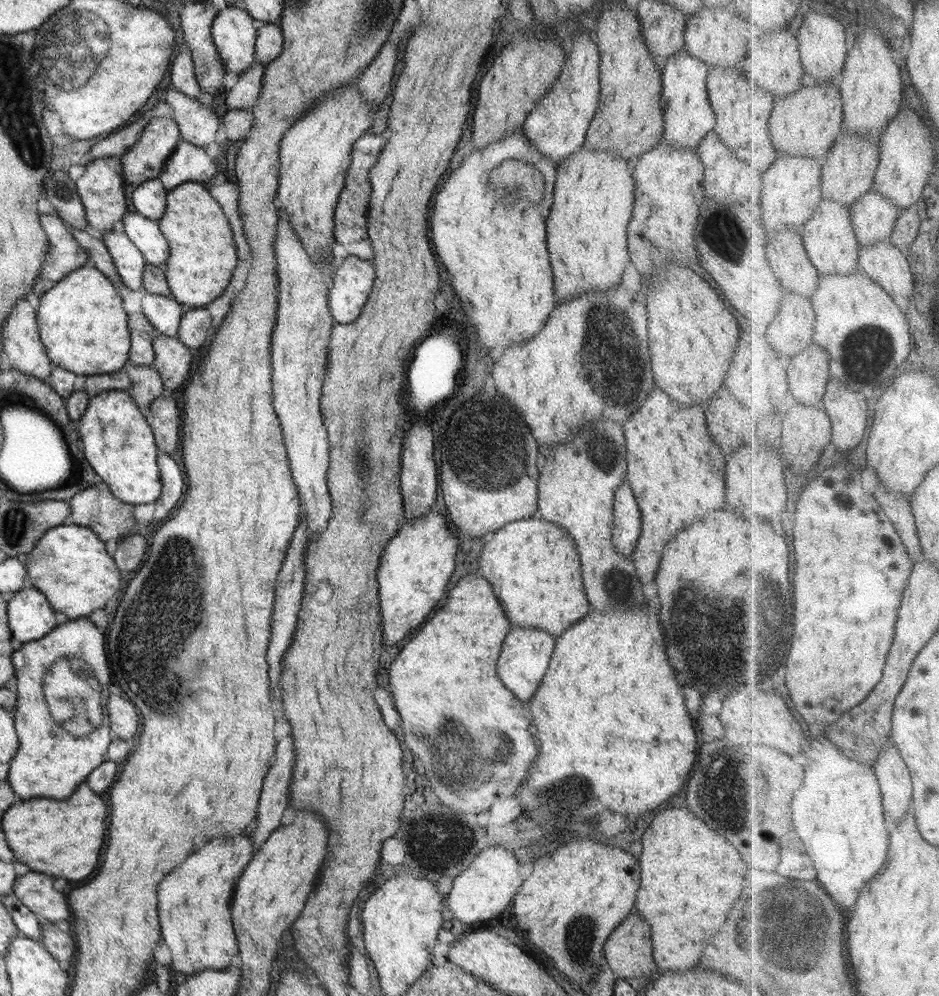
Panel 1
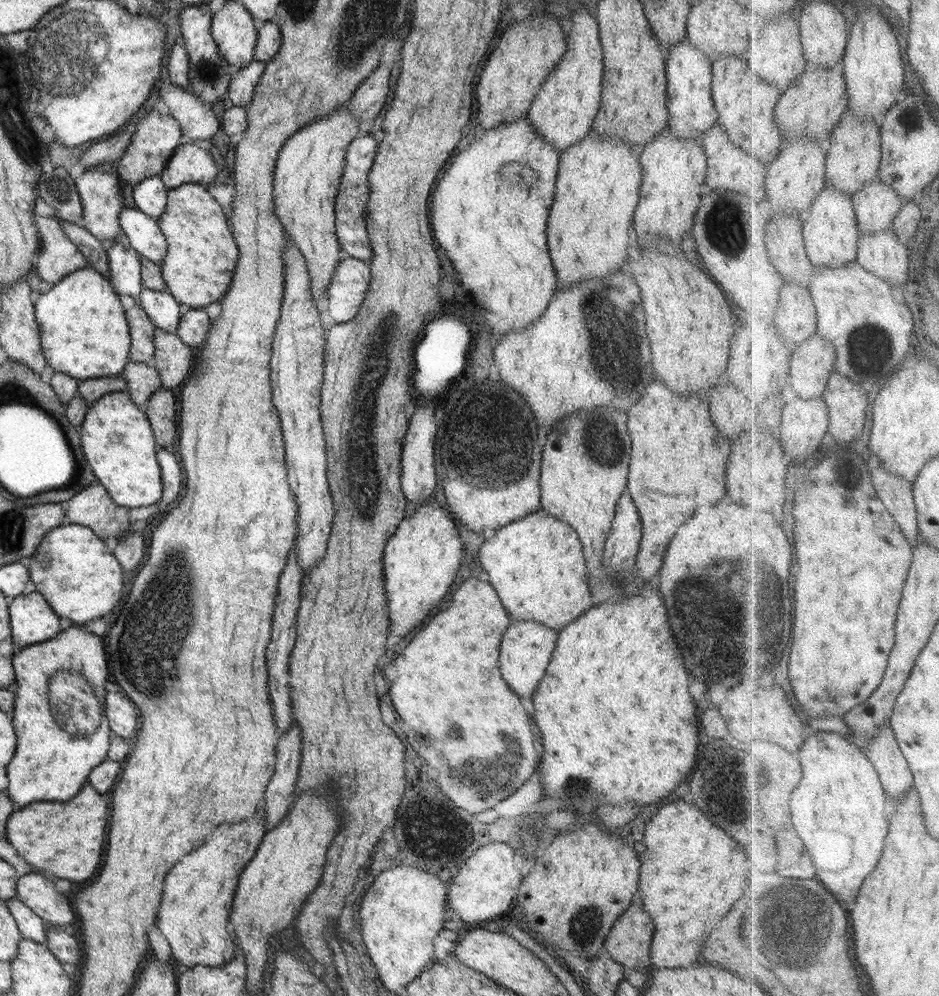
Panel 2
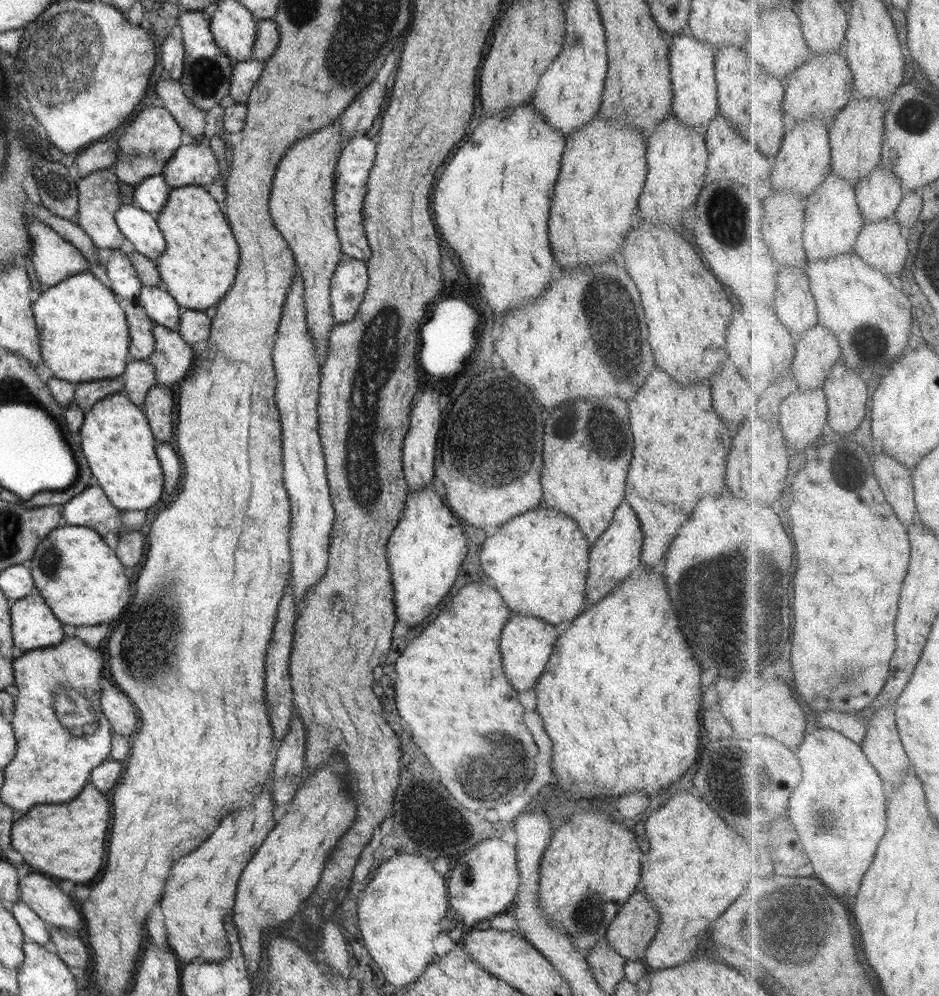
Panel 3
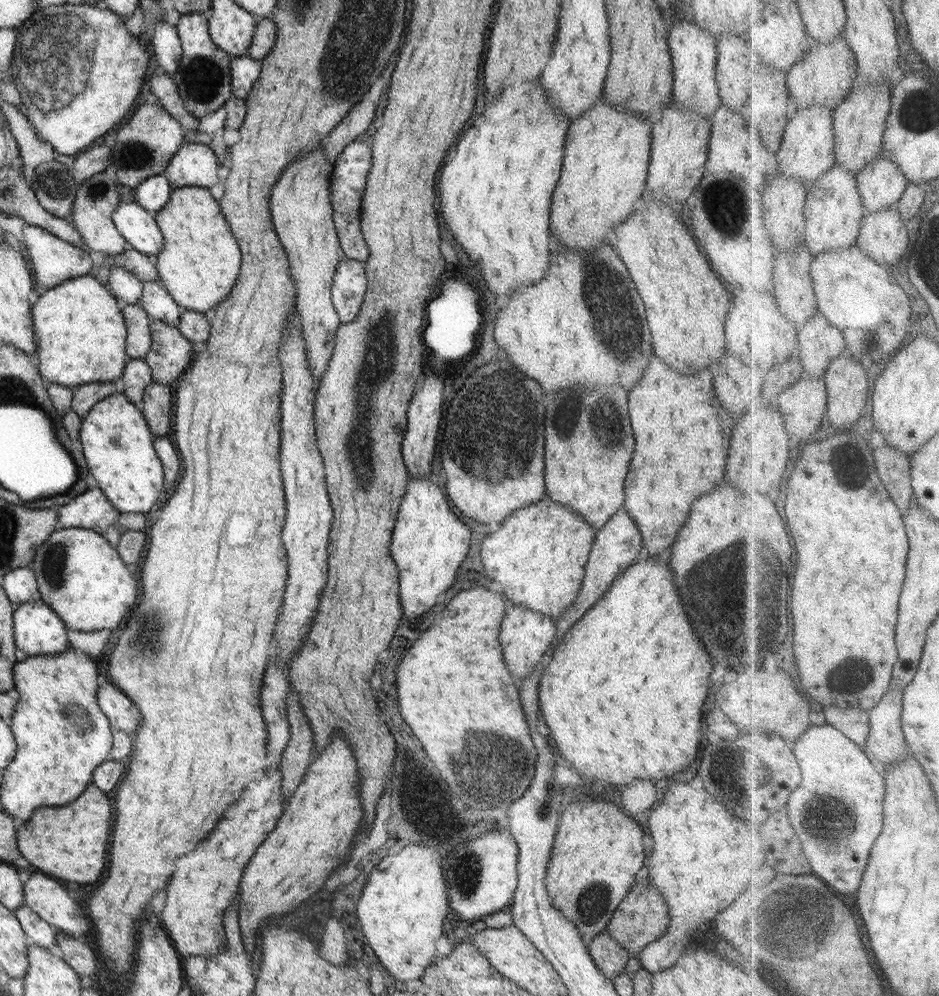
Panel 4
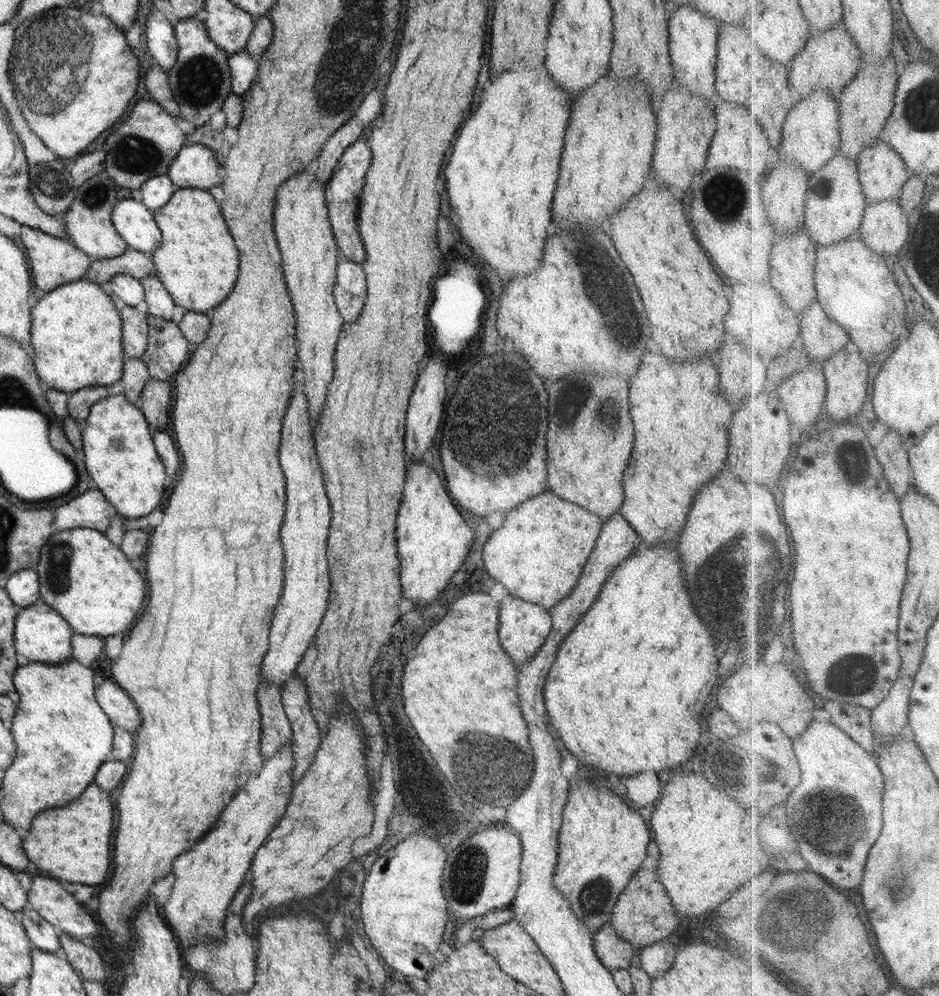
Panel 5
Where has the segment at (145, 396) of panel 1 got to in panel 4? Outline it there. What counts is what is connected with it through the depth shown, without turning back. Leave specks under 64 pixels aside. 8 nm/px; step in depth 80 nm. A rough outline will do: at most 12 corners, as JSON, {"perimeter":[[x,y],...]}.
{"perimeter":[[129,358],[122,394],[140,406],[153,374],[144,359]]}

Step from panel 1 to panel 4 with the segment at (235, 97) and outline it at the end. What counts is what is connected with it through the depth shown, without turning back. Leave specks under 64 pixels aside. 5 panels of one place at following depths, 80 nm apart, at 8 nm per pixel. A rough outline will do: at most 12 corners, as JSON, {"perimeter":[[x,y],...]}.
{"perimeter":[[248,55],[231,57],[231,91],[245,100],[261,73]]}

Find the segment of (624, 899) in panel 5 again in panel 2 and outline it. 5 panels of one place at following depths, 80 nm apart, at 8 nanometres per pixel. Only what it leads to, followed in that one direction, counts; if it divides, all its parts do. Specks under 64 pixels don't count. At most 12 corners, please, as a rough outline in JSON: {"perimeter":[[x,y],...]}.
{"perimeter":[[635,899],[603,946],[624,969],[653,969],[652,919]]}

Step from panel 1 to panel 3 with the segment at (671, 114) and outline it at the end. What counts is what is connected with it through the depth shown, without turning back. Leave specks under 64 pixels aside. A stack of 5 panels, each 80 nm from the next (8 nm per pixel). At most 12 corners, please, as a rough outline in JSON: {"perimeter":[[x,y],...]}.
{"perimeter":[[668,41],[672,110],[687,126],[719,114],[713,48]]}

